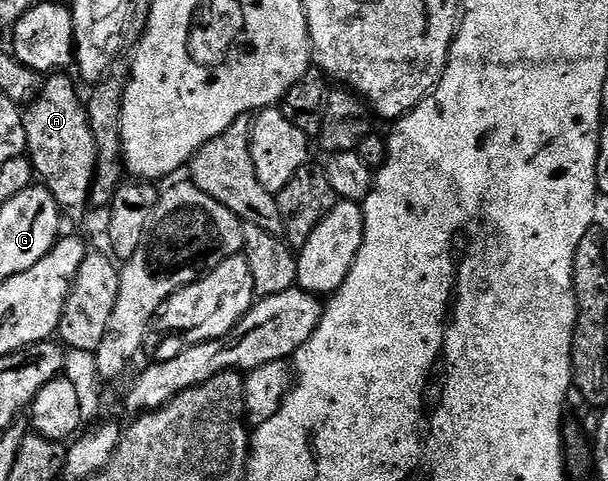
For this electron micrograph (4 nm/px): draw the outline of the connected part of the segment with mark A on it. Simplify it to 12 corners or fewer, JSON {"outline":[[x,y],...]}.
{"outline":[[68,73],[23,108],[26,154],[61,212],[89,210],[96,146]]}

